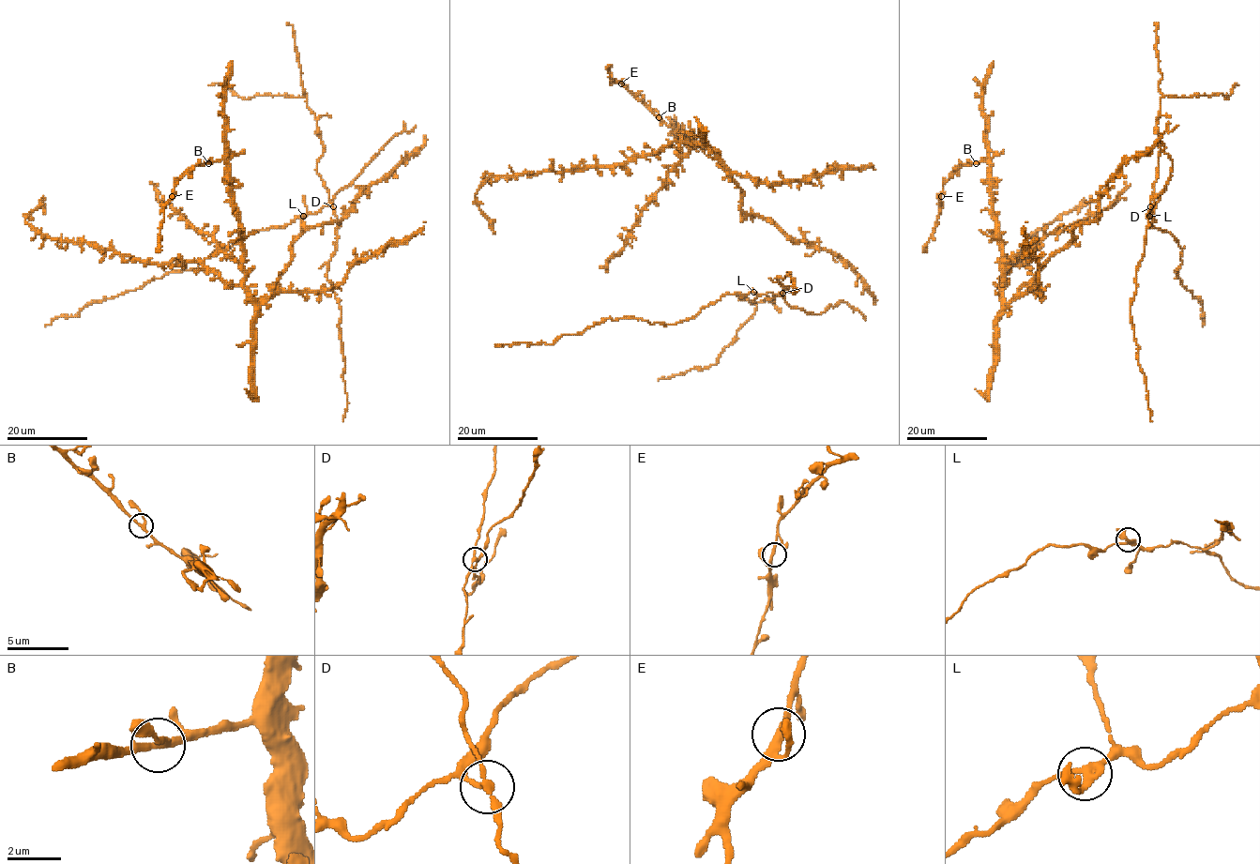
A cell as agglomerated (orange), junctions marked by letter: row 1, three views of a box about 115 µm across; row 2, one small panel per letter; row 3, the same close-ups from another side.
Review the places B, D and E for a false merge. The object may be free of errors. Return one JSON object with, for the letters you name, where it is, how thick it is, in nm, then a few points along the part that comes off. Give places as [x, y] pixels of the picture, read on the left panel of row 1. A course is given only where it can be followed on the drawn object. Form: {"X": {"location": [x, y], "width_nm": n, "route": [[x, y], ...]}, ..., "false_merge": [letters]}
{"D": {"location": [333, 206], "width_nm": 200, "route": [[332, 206], [282, 227], [251, 231], [194, 268], [89, 302], [75, 316], [45, 325]]}, "false_merge": ["D"]}

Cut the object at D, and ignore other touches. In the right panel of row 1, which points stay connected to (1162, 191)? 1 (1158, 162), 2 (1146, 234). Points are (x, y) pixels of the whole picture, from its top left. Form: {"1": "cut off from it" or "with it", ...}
{"1": "cut off from it", "2": "cut off from it"}

